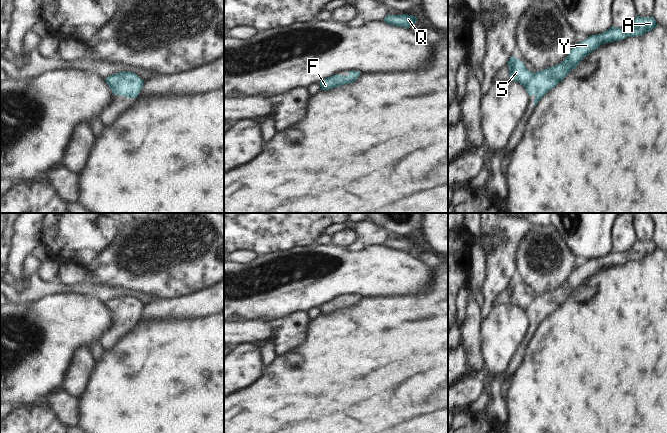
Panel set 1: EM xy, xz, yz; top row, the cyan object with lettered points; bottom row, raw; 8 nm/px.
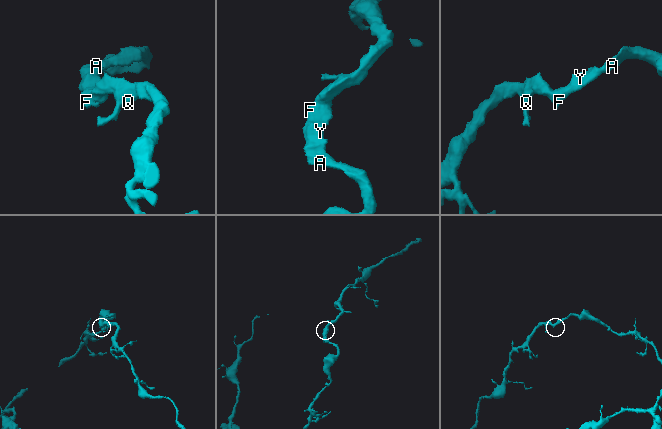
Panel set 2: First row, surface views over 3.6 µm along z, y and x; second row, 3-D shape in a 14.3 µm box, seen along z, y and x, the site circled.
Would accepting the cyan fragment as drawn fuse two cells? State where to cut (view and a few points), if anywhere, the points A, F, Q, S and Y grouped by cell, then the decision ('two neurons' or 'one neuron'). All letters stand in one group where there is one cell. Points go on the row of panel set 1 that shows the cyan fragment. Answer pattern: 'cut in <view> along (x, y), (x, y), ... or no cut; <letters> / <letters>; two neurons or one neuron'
no cut; A F Q S Y; one neuron

